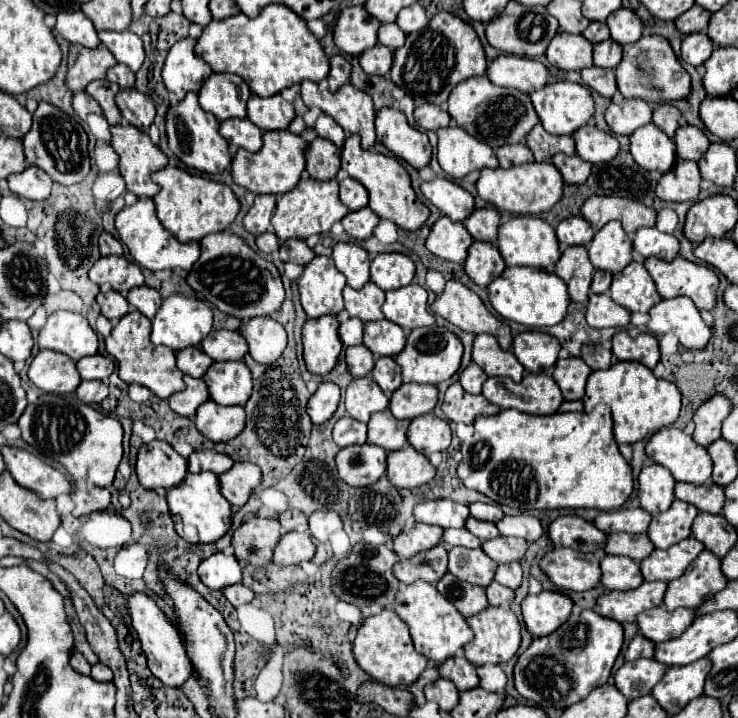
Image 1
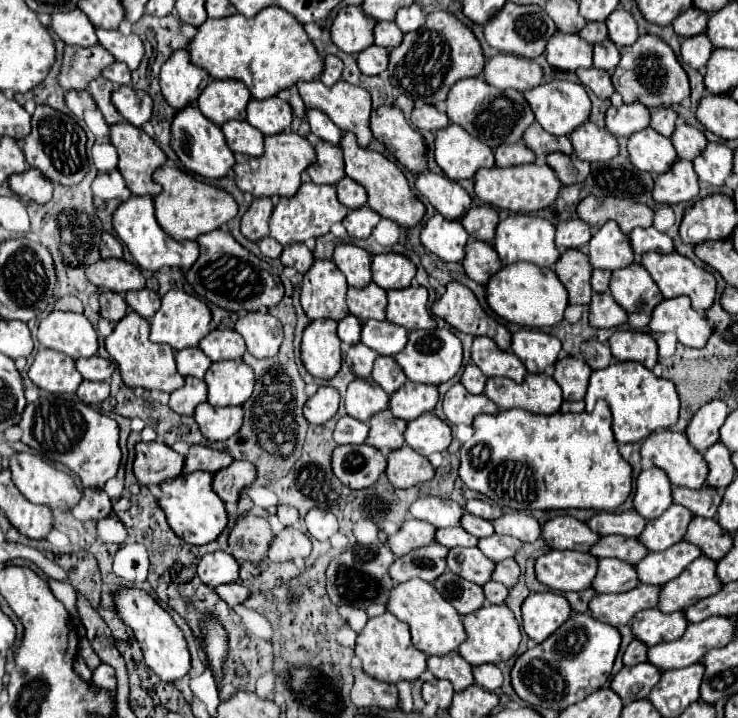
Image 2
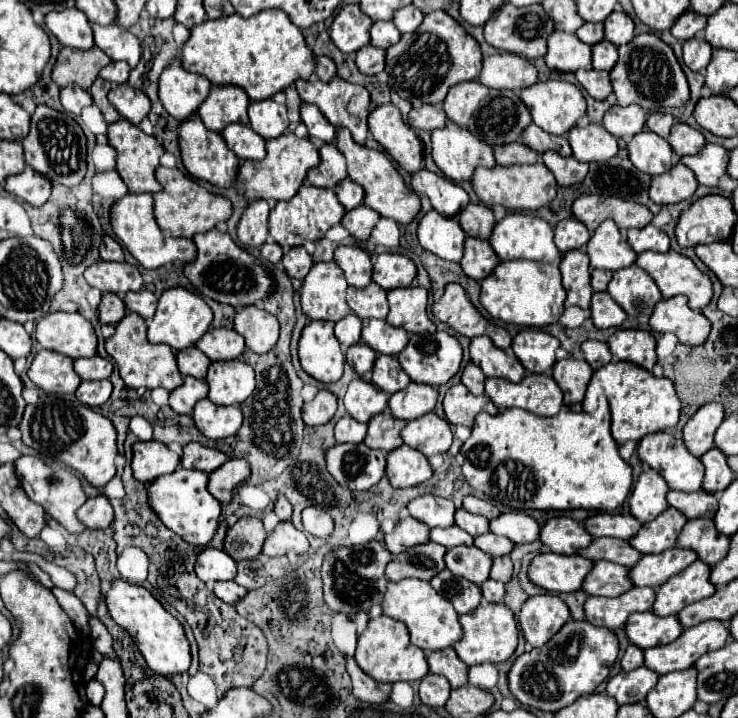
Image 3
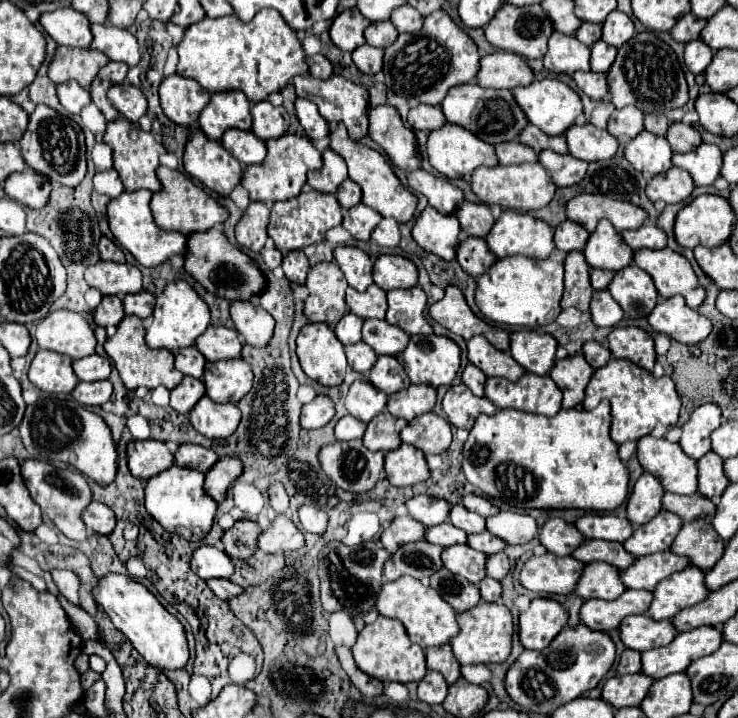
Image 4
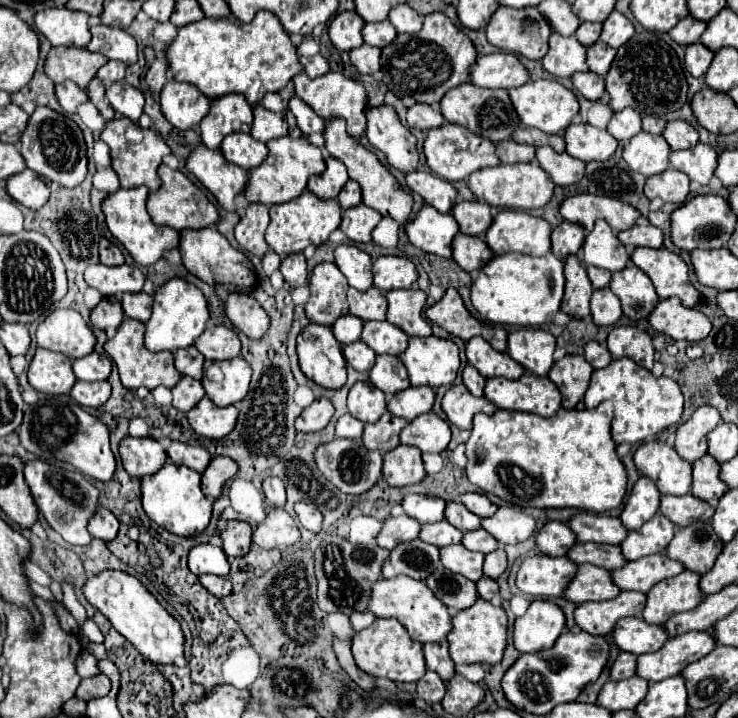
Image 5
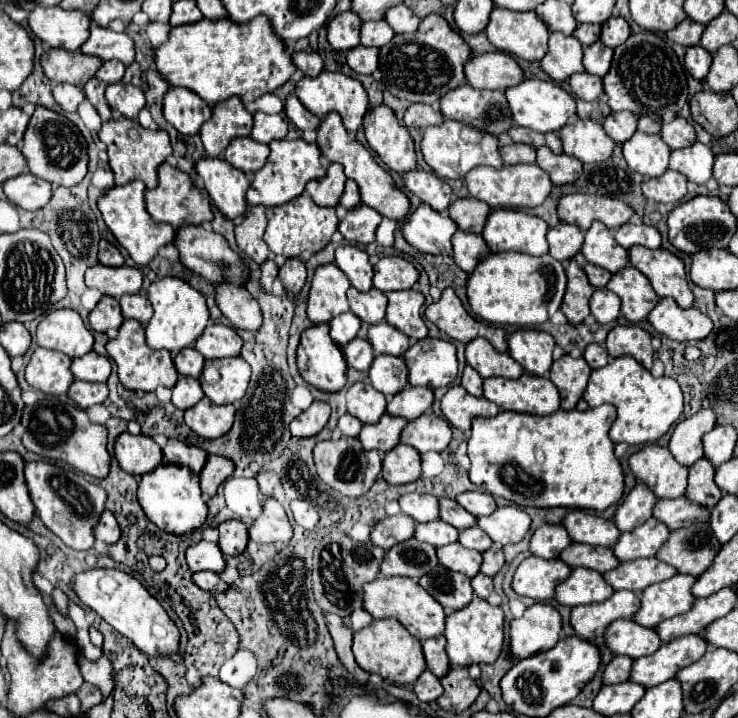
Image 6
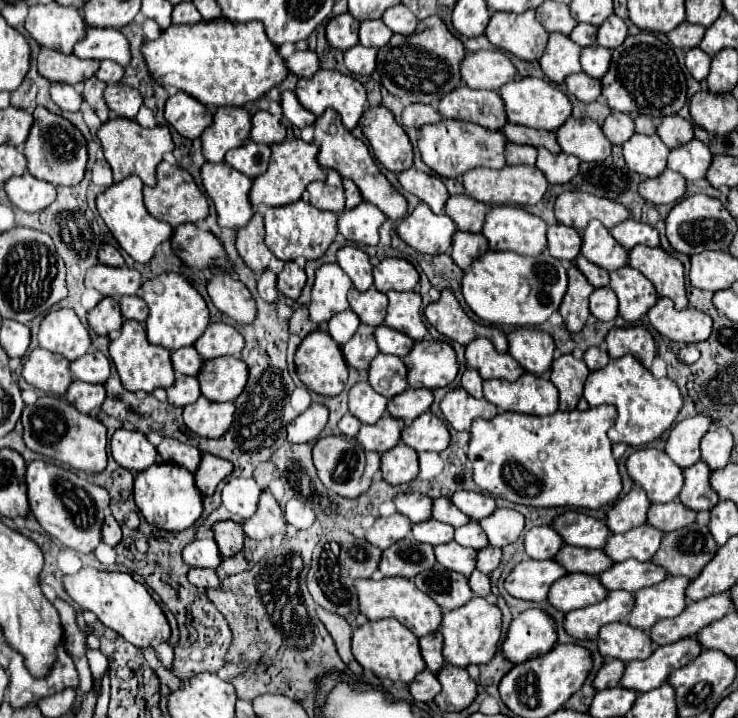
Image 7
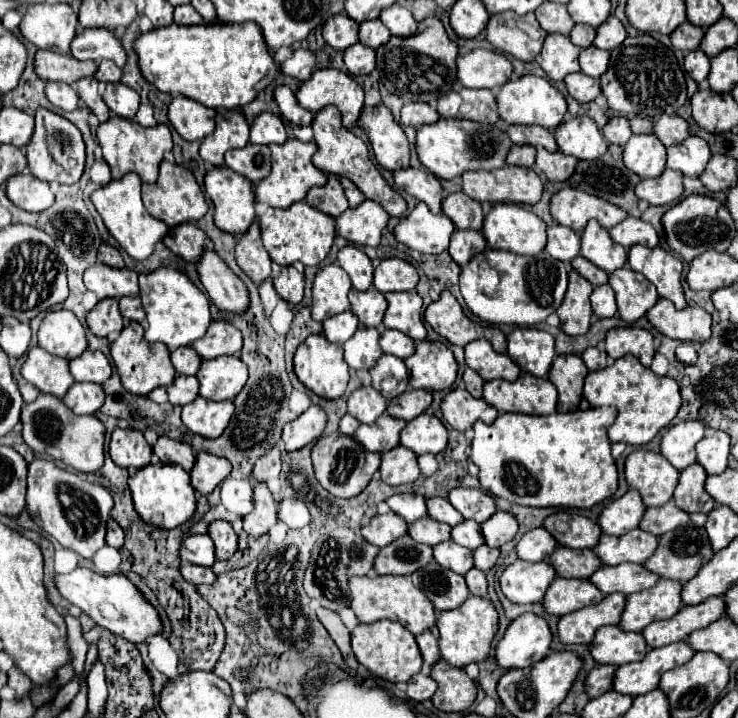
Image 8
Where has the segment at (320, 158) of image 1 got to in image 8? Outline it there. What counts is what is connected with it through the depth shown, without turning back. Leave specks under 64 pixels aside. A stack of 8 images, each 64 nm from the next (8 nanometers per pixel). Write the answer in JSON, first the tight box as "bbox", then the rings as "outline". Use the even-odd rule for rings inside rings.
{"bbox":[306,176,348,218],"outline":[[[328,176],[326,186],[312,188],[306,196],[306,204],[316,208],[318,212],[324,212],[332,218],[338,218],[342,212],[348,210],[348,200],[342,192],[342,184],[336,176]]]}

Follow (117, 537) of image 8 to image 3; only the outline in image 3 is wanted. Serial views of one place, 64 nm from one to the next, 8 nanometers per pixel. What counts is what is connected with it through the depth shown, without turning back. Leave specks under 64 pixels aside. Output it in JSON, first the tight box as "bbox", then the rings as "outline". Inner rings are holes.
{"bbox":[78,496,114,530],"outline":[[[106,496],[88,498],[86,504],[78,510],[78,520],[82,520],[82,524],[86,524],[88,528],[104,530],[104,528],[108,528],[112,524],[114,510],[112,510]]]}

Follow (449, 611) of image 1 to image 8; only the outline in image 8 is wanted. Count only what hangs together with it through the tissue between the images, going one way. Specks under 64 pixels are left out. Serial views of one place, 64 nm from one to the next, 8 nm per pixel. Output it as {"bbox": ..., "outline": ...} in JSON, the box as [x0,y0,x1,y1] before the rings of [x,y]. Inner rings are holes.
{"bbox":[348,576,436,636],"outline":[[[352,576],[348,580],[348,586],[352,596],[350,608],[354,610],[358,622],[372,624],[388,618],[400,622],[414,636],[436,624],[434,606],[426,600],[426,596],[422,596],[422,592],[418,592],[418,588],[414,588],[414,584],[410,584],[406,576]]]}

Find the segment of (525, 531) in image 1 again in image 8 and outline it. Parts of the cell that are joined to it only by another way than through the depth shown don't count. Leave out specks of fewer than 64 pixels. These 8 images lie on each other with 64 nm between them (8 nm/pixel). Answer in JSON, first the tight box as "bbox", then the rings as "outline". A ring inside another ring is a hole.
{"bbox":[482,510,518,548],"outline":[[[500,510],[482,524],[482,534],[490,548],[500,548],[502,544],[510,542],[514,538],[516,530],[518,530],[516,518],[508,512],[500,512]]]}

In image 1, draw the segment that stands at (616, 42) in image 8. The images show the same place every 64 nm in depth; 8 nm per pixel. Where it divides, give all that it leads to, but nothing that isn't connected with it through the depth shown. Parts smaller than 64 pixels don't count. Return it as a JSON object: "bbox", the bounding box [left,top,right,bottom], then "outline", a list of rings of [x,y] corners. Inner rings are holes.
{"bbox":[606,8,642,46],"outline":[[[628,8],[614,10],[608,16],[606,24],[610,28],[612,40],[618,42],[620,46],[632,44],[632,42],[636,42],[642,36],[642,22],[640,22],[640,18],[634,12],[630,12]]]}

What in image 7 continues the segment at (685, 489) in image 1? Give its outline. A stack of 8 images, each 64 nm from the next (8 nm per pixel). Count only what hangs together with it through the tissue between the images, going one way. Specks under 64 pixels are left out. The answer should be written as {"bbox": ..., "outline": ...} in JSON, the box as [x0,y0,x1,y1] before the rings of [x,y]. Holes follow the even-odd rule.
{"bbox":[646,502,696,532],"outline":[[[668,502],[668,504],[652,504],[648,510],[646,524],[658,528],[660,532],[672,532],[692,524],[694,520],[696,512],[690,512],[690,508],[682,506],[680,502]]]}

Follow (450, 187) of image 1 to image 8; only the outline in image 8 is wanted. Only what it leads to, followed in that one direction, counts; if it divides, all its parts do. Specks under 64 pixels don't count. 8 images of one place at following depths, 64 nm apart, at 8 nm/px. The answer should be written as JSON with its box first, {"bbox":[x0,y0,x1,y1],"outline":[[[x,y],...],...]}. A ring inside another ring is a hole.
{"bbox":[394,168,442,214],"outline":[[[402,168],[402,170],[394,172],[394,184],[400,190],[408,192],[410,196],[414,196],[416,200],[426,202],[426,206],[434,214],[440,212],[440,202],[442,200],[438,198],[438,192],[440,192],[442,184],[432,172],[416,170],[416,168]]]}

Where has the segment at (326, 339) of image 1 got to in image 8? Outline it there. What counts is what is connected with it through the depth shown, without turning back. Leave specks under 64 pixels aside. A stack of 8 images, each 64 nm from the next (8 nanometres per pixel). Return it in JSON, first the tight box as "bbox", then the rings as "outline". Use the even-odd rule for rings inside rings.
{"bbox":[294,334,348,398],"outline":[[[322,334],[308,336],[294,354],[294,372],[298,380],[320,398],[340,398],[348,386],[348,364],[342,358],[342,346],[328,342]]]}

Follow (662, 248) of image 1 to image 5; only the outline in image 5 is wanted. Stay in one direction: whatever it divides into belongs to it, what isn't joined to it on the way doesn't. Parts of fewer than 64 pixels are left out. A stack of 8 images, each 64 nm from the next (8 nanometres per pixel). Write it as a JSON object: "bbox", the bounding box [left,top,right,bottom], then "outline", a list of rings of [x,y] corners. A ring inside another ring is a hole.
{"bbox":[618,224,662,250],"outline":[[[636,224],[628,230],[622,230],[618,234],[618,240],[628,248],[634,250],[638,246],[648,246],[648,248],[662,248],[662,230],[650,224]]]}

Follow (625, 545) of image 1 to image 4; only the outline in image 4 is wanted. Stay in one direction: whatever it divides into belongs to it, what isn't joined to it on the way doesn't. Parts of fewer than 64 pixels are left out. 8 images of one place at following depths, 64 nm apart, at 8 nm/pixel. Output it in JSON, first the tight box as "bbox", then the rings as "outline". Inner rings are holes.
{"bbox":[572,540,634,570],"outline":[[[584,540],[584,544],[580,544],[572,556],[584,564],[606,562],[620,570],[628,568],[634,562],[634,556],[630,556],[622,548],[622,544],[614,544],[614,542],[606,542],[606,540]]]}

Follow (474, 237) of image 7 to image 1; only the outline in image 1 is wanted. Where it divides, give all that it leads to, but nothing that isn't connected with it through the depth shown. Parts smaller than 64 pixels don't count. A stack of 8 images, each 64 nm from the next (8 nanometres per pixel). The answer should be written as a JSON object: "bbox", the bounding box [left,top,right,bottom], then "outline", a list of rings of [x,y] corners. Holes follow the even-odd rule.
{"bbox":[464,242,506,286],"outline":[[[472,242],[468,248],[468,258],[464,262],[464,270],[470,280],[478,286],[488,286],[494,276],[502,274],[506,268],[496,244],[490,242]]]}

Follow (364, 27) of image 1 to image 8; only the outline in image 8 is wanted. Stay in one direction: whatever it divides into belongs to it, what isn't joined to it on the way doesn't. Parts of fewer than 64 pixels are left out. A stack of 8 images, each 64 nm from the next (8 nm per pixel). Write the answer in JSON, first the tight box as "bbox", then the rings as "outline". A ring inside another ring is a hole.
{"bbox":[322,14,358,50],"outline":[[[346,14],[328,16],[322,26],[322,38],[336,50],[346,50],[358,42],[358,24]]]}

